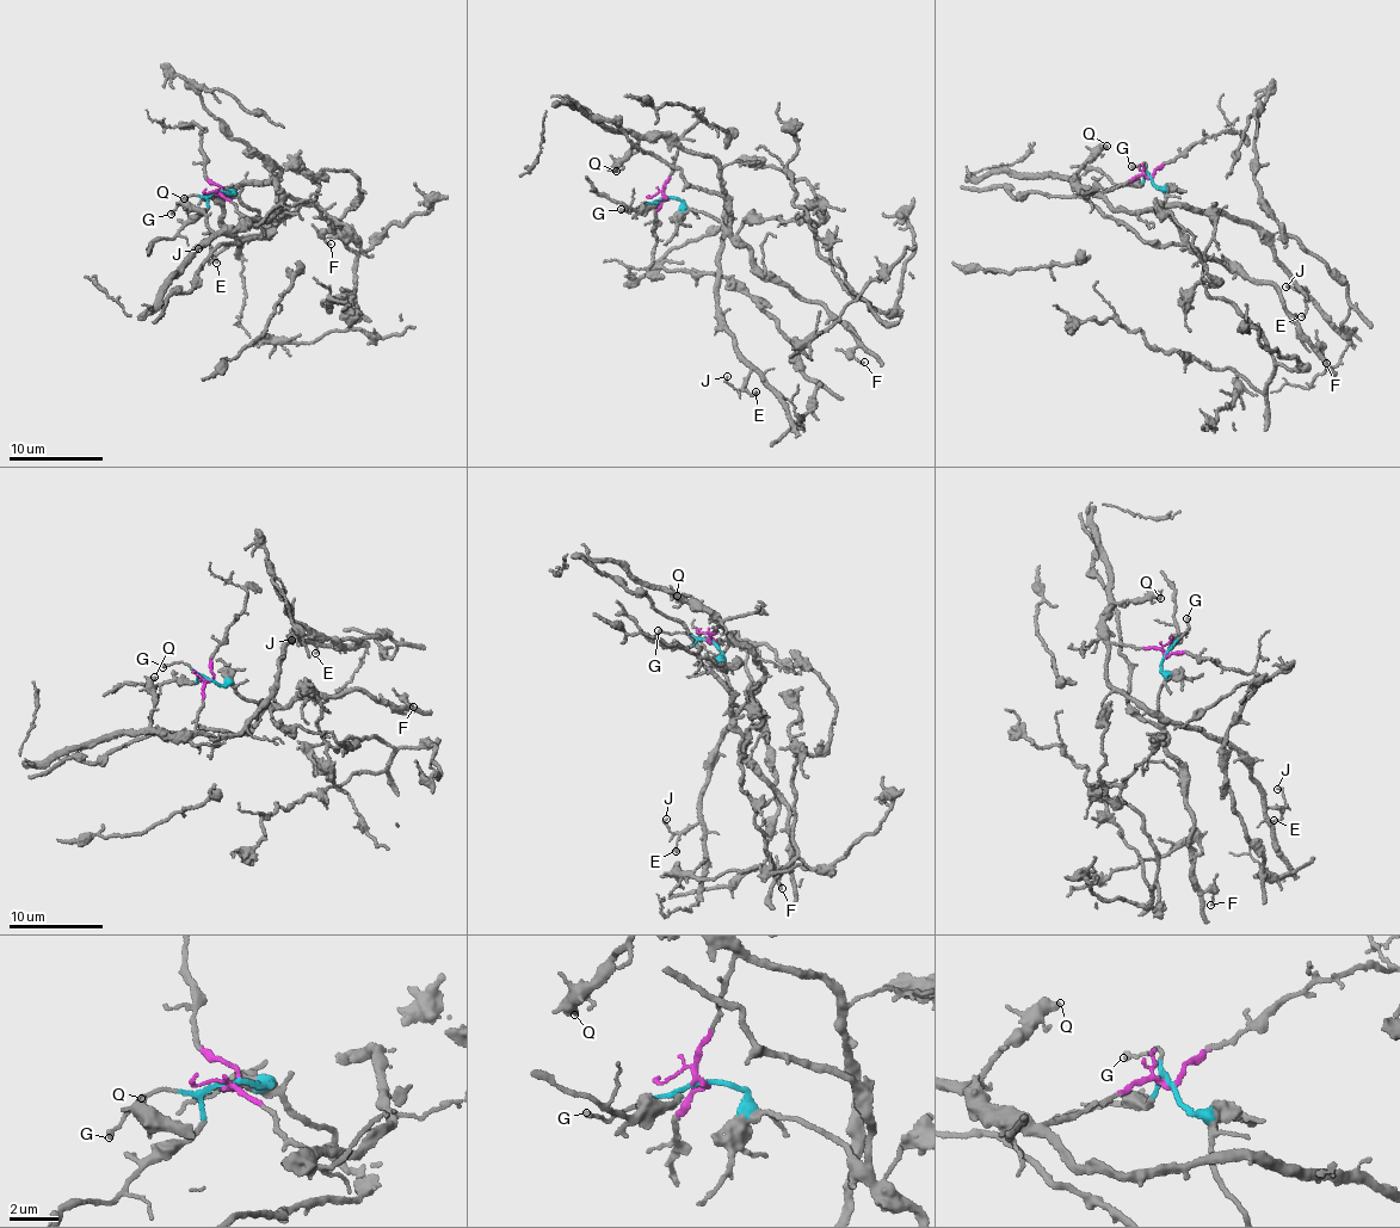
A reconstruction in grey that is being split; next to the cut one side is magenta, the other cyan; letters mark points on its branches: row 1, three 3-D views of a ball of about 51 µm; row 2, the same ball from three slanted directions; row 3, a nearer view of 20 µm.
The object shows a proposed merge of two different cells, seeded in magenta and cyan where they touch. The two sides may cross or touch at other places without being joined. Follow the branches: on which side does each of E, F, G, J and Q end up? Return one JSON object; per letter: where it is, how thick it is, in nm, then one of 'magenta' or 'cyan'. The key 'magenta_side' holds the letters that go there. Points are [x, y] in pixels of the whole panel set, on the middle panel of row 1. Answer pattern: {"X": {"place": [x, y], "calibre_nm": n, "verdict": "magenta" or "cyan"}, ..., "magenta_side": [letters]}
{"E": {"place": [756, 392], "calibre_nm": 110, "verdict": "magenta"}, "F": {"place": [864, 362], "calibre_nm": 140, "verdict": "cyan"}, "G": {"place": [621, 209], "calibre_nm": 120, "verdict": "cyan"}, "J": {"place": [727, 376], "calibre_nm": 130, "verdict": "magenta"}, "Q": {"place": [616, 171], "calibre_nm": 460, "verdict": "magenta"}, "magenta_side": ["E", "J", "Q"]}

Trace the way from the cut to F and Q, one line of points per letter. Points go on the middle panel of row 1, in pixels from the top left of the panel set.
F: (666, 197), (708, 213), (747, 247), (757, 265), (830, 312), (855, 337), (853, 356), (864, 362)
Q: (666, 197), (663, 184), (678, 147), (660, 135), (637, 140), (633, 155), (616, 165), (616, 171)

